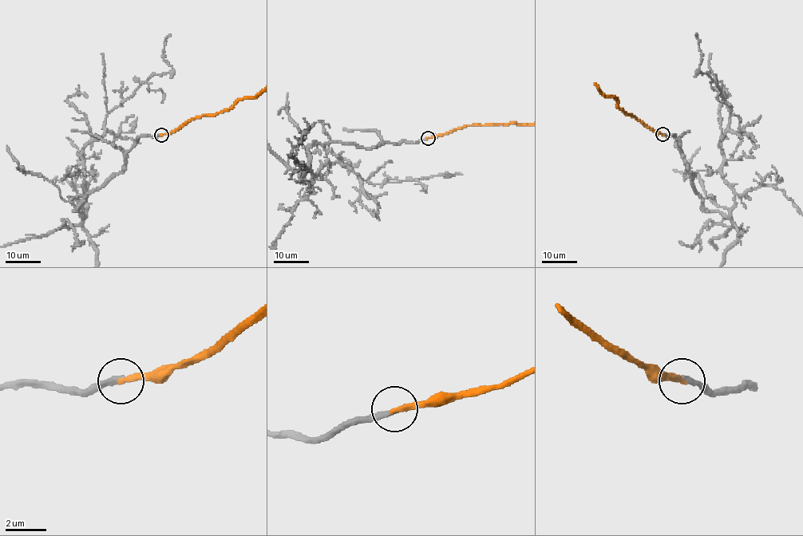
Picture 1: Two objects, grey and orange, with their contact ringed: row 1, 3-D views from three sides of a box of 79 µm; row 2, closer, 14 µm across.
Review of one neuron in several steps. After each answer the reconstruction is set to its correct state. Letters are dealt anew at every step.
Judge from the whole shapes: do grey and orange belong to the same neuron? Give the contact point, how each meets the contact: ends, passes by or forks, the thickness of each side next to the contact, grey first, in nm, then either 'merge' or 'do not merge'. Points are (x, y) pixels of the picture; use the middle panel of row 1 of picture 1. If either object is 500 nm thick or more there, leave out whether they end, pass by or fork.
place (428, 138); grey ends; orange ends; calibres 280 and 280 nm; merge

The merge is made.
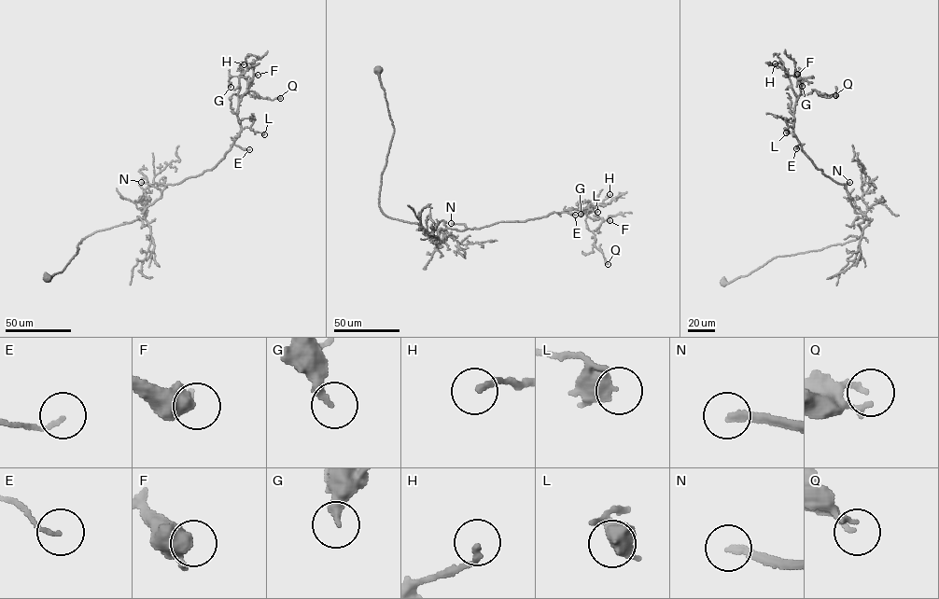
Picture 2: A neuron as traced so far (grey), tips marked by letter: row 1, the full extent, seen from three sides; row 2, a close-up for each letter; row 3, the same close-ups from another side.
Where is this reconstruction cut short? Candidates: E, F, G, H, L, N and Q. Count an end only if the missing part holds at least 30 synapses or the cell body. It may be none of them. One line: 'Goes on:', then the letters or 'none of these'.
Goes on: N

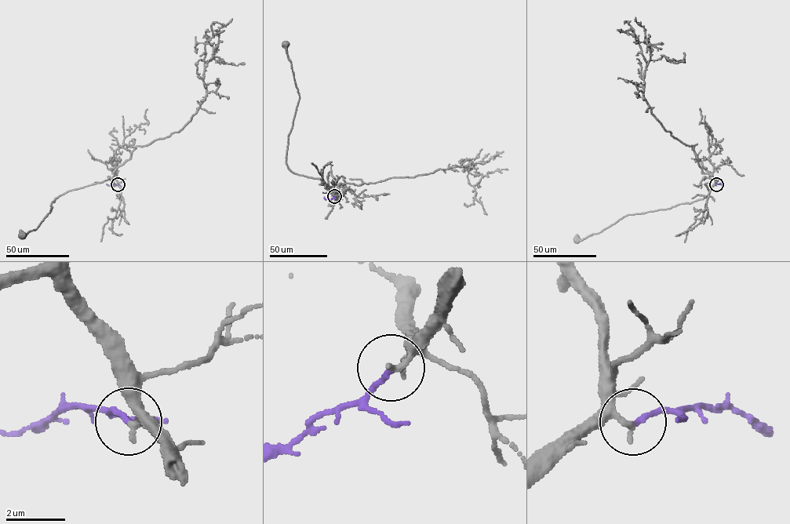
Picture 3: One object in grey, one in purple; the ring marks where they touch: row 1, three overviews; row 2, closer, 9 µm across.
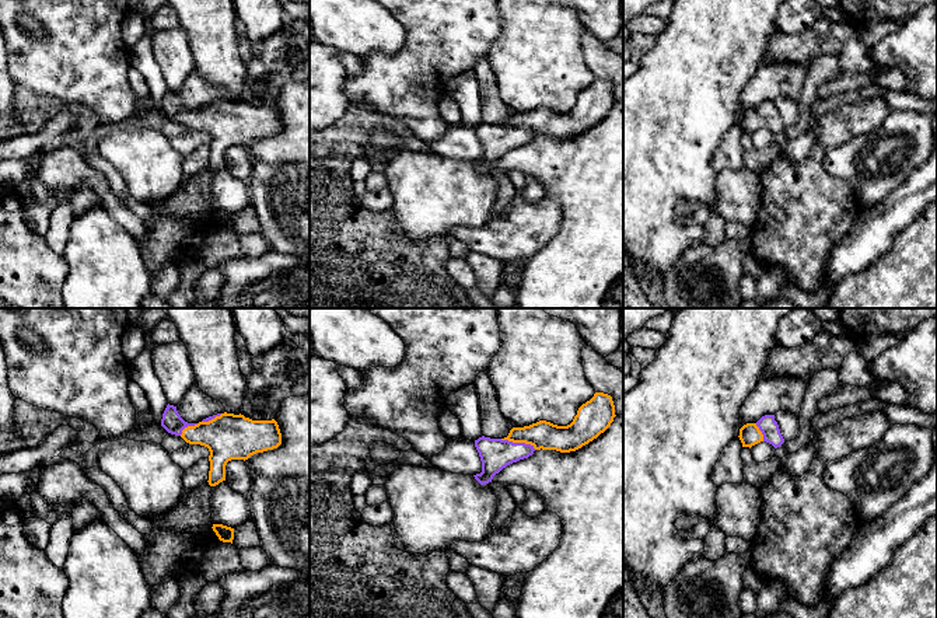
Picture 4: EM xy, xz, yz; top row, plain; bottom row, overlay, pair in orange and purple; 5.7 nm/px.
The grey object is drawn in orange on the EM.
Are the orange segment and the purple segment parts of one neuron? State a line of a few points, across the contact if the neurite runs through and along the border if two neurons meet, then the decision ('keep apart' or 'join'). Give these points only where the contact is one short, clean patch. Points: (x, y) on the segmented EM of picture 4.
line xz (544, 435), (518, 442), (511, 449), (495, 454); join

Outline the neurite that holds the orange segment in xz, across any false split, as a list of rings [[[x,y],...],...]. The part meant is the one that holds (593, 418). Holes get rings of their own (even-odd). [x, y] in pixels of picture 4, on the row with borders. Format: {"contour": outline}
{"contour": [[[595,392],[578,408],[573,422],[567,426],[539,420],[529,426],[513,427],[504,439],[482,436],[475,440],[482,472],[473,476],[480,485],[489,483],[503,468],[528,458],[541,448],[560,453],[576,451],[604,433],[615,416],[612,397]]]}

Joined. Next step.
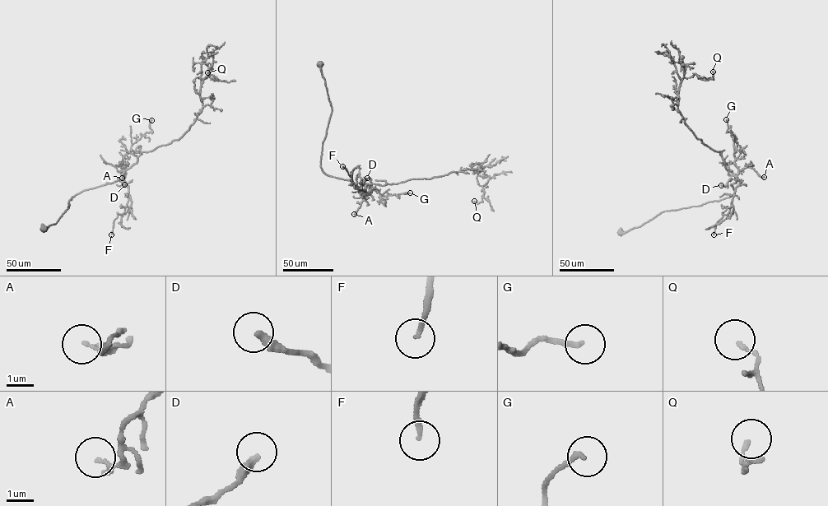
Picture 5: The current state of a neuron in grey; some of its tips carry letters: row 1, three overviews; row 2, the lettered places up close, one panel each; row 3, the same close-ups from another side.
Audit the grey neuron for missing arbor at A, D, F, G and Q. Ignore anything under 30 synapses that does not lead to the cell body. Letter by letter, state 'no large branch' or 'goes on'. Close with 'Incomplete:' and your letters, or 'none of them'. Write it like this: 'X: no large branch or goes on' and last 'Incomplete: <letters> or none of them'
A: no large branch
D: no large branch
F: no large branch
G: no large branch
Q: no large branch
Incomplete: none of them

